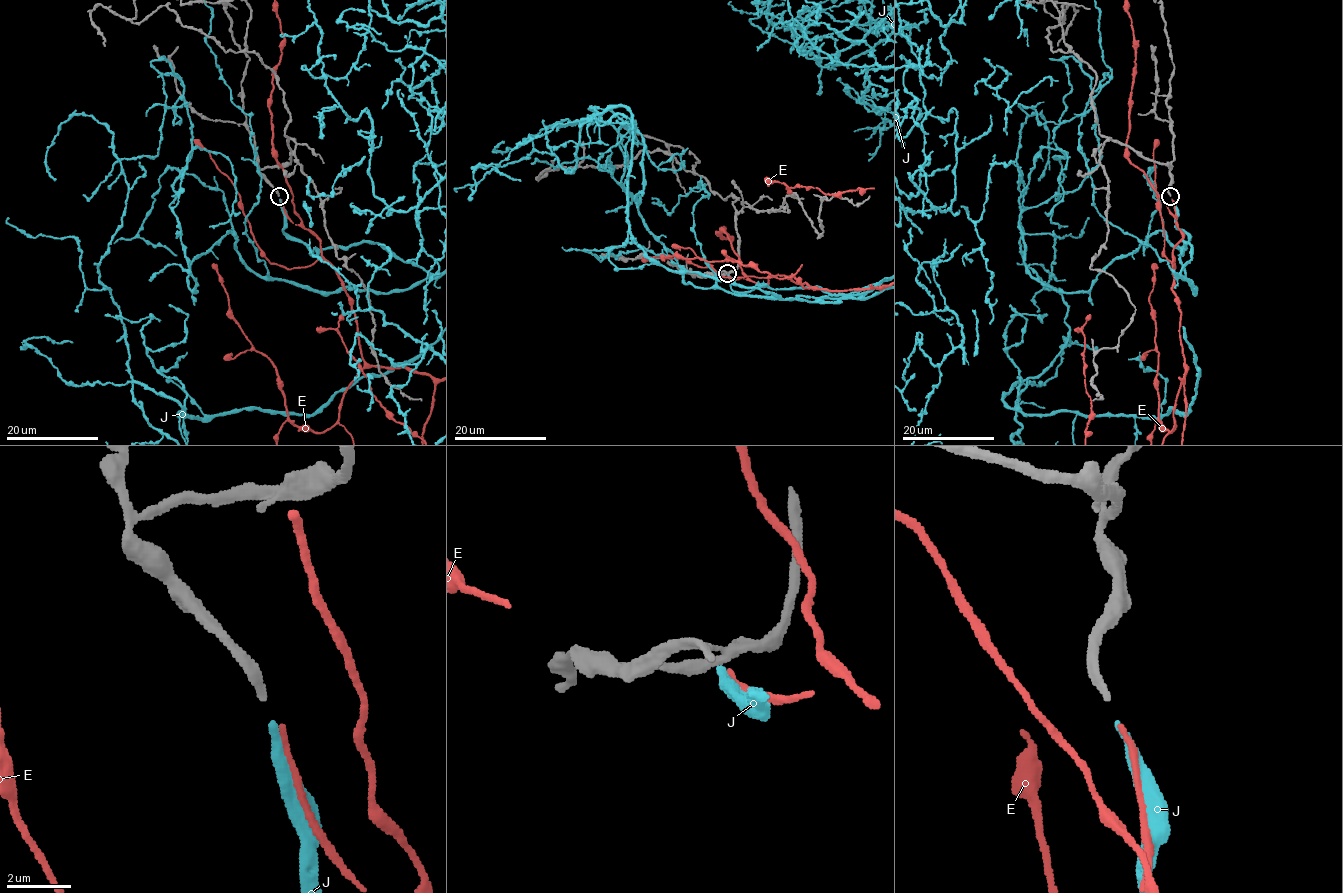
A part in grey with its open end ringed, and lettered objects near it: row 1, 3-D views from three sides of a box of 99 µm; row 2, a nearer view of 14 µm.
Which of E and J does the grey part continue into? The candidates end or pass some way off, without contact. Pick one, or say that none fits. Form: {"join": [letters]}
{"join": ["J"]}

